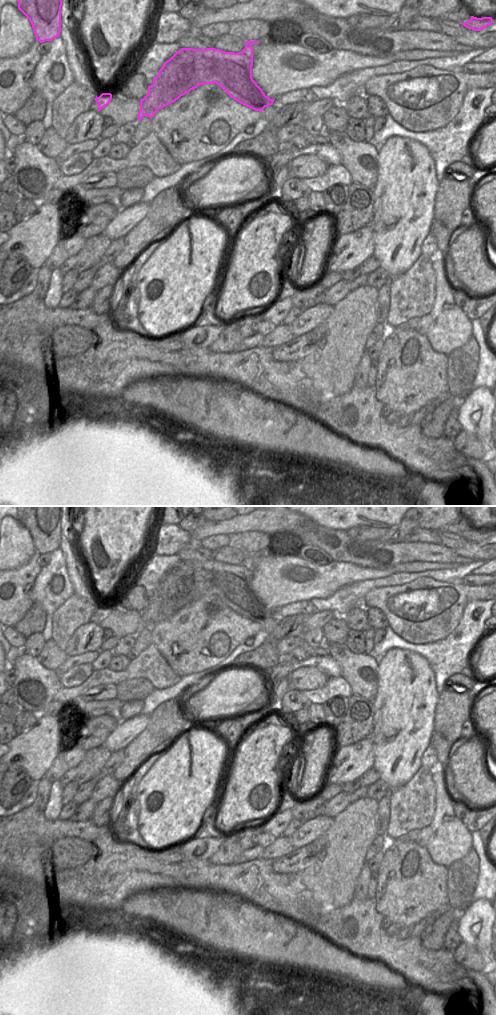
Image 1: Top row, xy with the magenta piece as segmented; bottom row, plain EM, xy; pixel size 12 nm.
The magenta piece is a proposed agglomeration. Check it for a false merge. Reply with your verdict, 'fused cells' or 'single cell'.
fused cells

